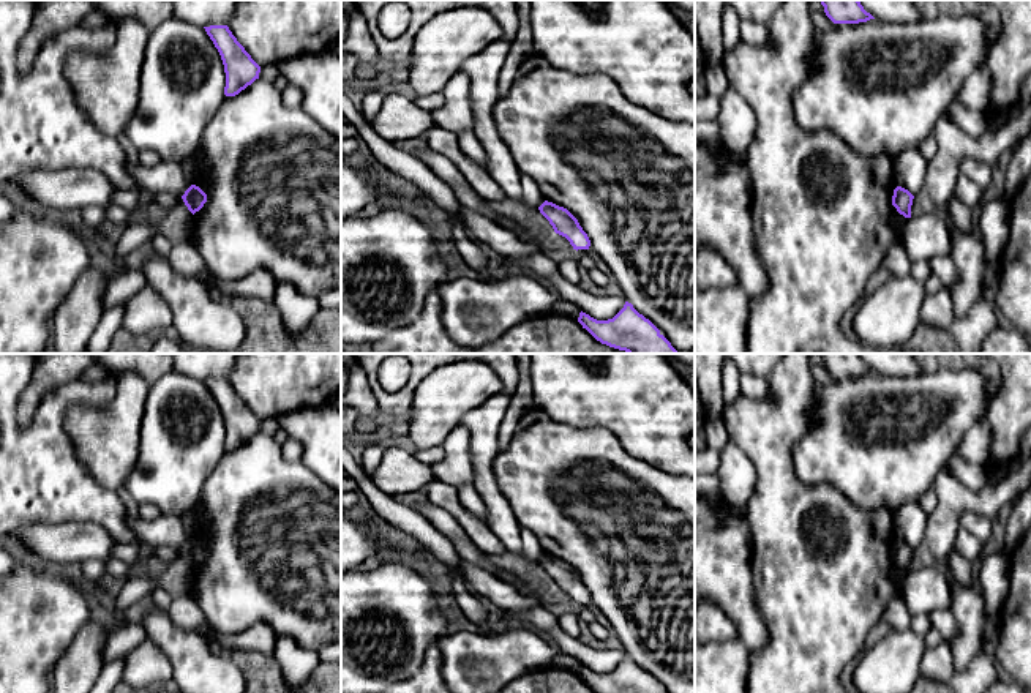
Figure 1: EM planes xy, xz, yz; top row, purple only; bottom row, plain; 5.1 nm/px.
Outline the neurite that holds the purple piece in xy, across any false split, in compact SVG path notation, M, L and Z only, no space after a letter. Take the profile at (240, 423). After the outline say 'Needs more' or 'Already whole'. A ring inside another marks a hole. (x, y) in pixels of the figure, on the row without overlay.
M210 379L204 382L218 403L224 418L224 448L235 450L259 433L261 420L237 395L227 379Z. Already whole

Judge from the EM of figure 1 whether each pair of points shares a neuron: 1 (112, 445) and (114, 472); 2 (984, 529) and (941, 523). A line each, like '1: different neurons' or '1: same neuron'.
1: same neuron
2: different neurons

